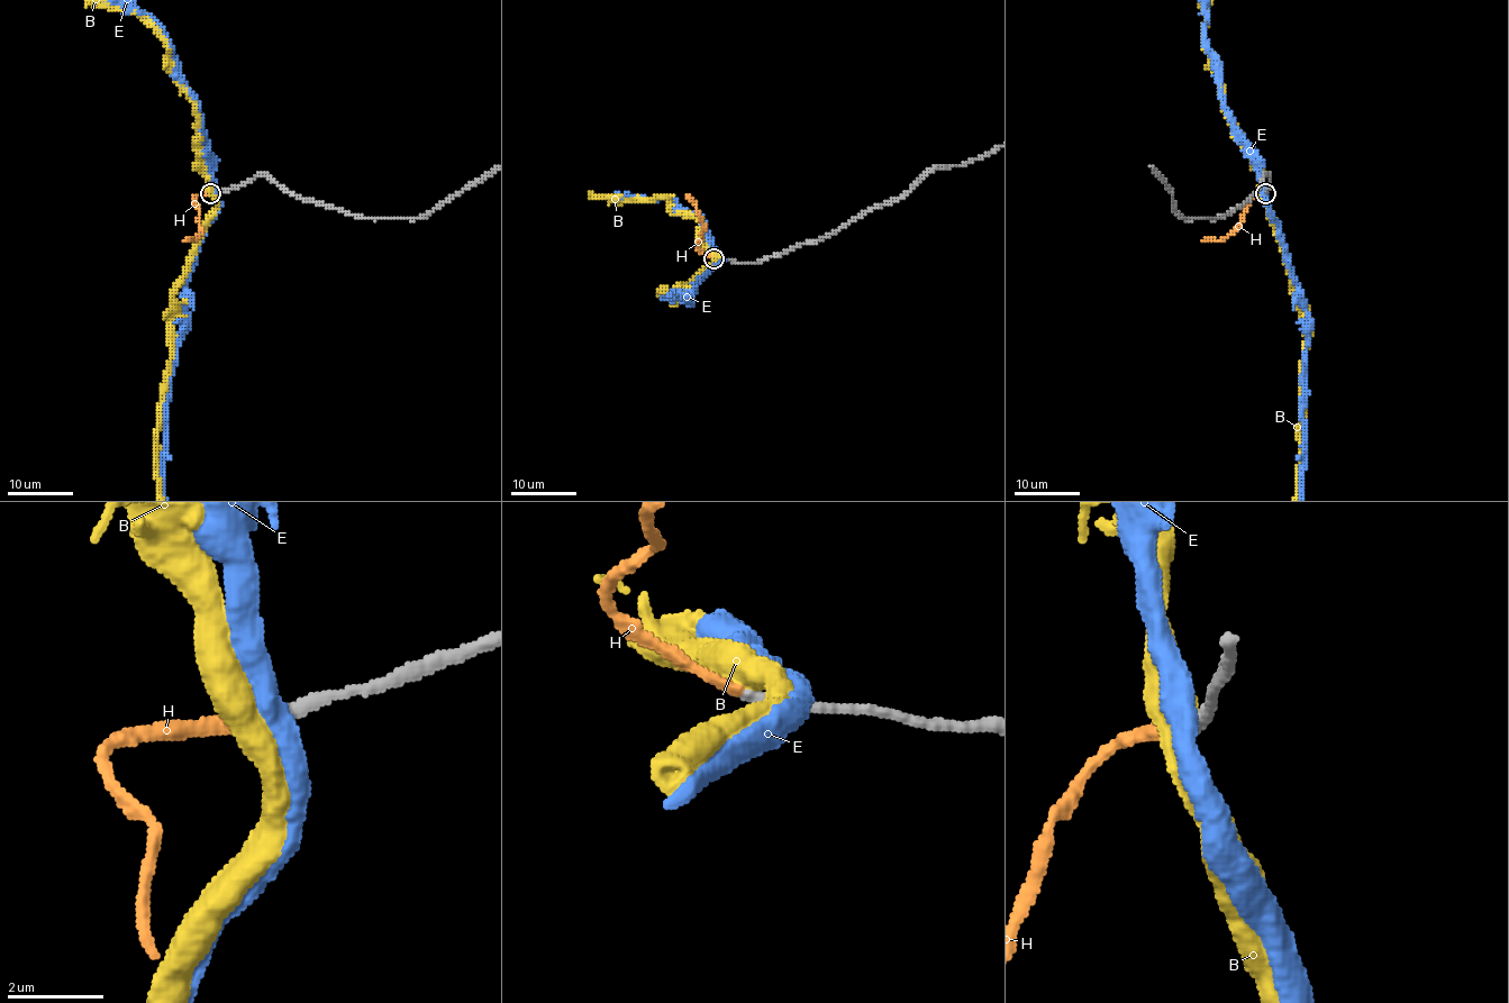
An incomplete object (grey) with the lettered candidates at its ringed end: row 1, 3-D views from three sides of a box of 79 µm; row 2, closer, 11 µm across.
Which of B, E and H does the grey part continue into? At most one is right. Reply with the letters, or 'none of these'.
H

